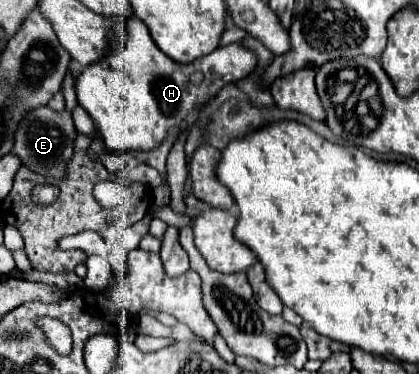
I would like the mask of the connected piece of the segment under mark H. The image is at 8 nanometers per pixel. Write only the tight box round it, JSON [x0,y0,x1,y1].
[75,17,257,153]

